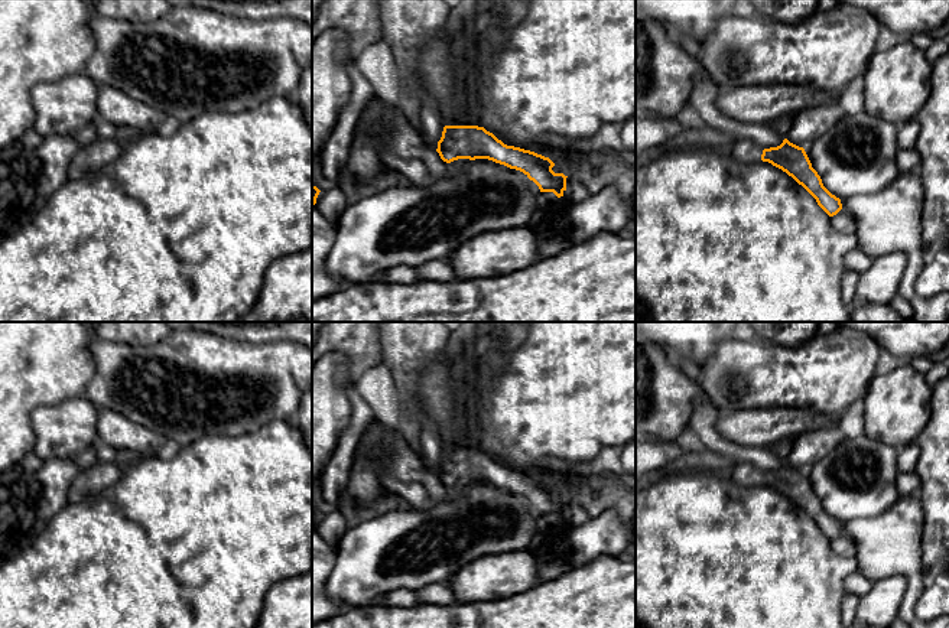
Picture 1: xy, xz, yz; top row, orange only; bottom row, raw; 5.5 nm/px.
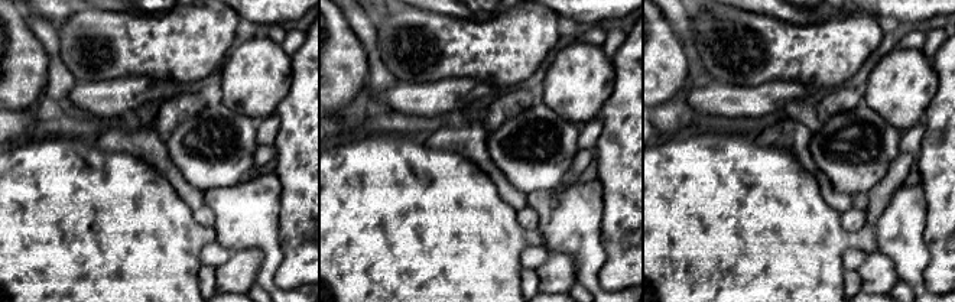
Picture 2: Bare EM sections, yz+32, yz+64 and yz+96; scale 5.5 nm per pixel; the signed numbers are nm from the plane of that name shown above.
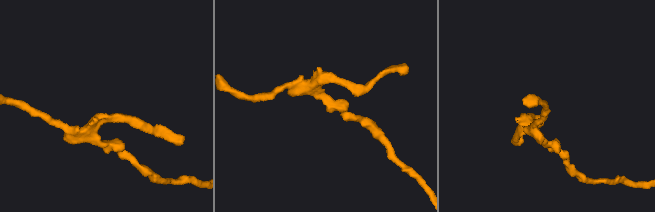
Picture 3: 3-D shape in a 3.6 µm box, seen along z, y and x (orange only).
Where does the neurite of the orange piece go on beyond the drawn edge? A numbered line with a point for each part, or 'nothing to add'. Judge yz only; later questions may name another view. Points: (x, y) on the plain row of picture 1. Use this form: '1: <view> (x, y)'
1: yz (744, 474)

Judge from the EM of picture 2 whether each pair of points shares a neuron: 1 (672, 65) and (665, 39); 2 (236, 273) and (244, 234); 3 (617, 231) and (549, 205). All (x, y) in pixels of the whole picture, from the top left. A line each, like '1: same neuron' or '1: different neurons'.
1: same neuron
2: different neurons
3: different neurons

